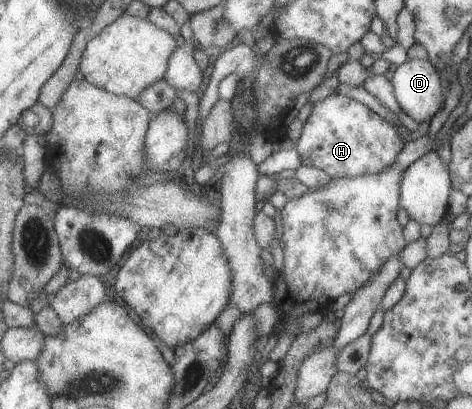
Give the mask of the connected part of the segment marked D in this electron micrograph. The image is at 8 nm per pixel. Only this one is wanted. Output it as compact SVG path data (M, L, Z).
M410 59L398 65L392 86L400 108L418 124L432 119L443 107L440 71L429 60Z

